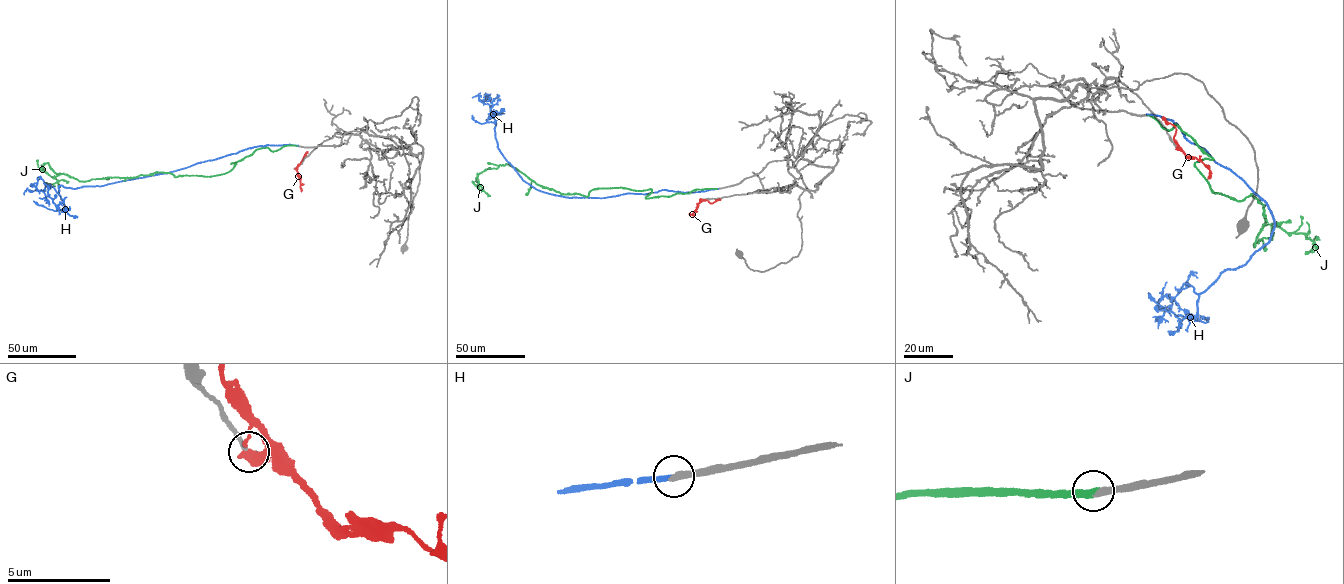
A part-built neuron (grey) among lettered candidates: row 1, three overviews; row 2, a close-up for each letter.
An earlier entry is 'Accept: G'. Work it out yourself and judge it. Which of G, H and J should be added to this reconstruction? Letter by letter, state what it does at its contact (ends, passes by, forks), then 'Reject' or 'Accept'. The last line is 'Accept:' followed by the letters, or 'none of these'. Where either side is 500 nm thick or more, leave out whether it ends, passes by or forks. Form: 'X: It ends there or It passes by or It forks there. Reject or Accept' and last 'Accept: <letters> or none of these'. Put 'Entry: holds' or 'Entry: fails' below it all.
G: Reject
H: It ends there. Reject
J: It ends there. Accept
Accept: J
Entry: fails

